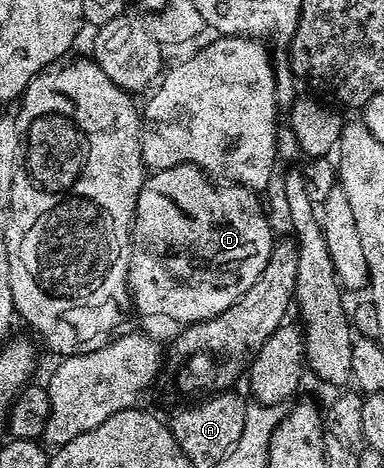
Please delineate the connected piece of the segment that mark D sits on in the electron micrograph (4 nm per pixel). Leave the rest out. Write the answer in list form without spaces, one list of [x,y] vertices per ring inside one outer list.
[[[176,165],[173,168],[159,169],[150,172],[146,176],[143,187],[137,196],[137,206],[133,212],[133,223],[131,226],[131,236],[129,246],[131,255],[129,256],[129,291],[131,294],[131,305],[134,310],[138,309],[145,317],[170,317],[173,321],[185,321],[181,323],[196,323],[206,321],[231,307],[246,293],[259,279],[259,275],[267,267],[267,259],[273,250],[275,234],[272,224],[267,216],[266,210],[257,202],[258,194],[252,189],[247,189],[243,185],[232,183],[218,183],[210,177],[205,170],[198,165]]]

